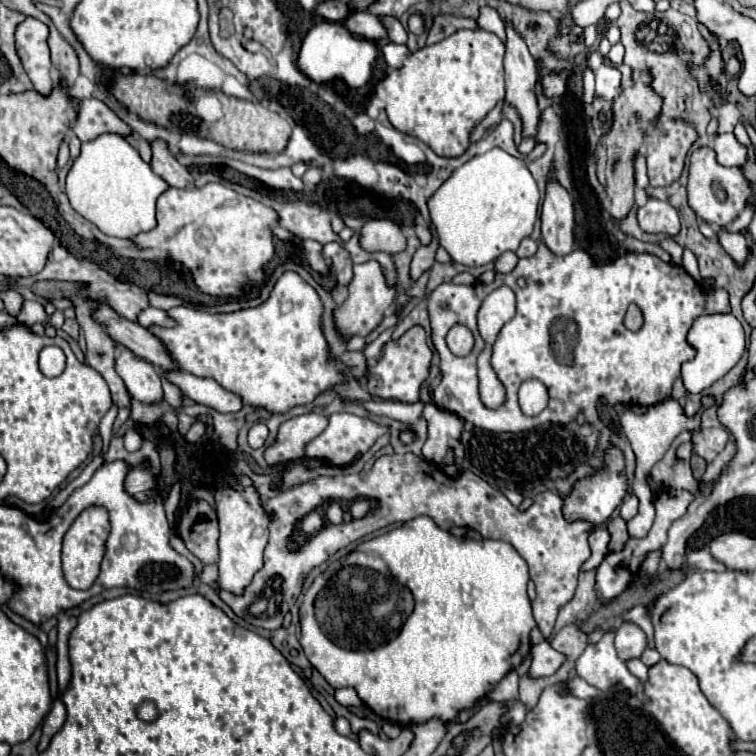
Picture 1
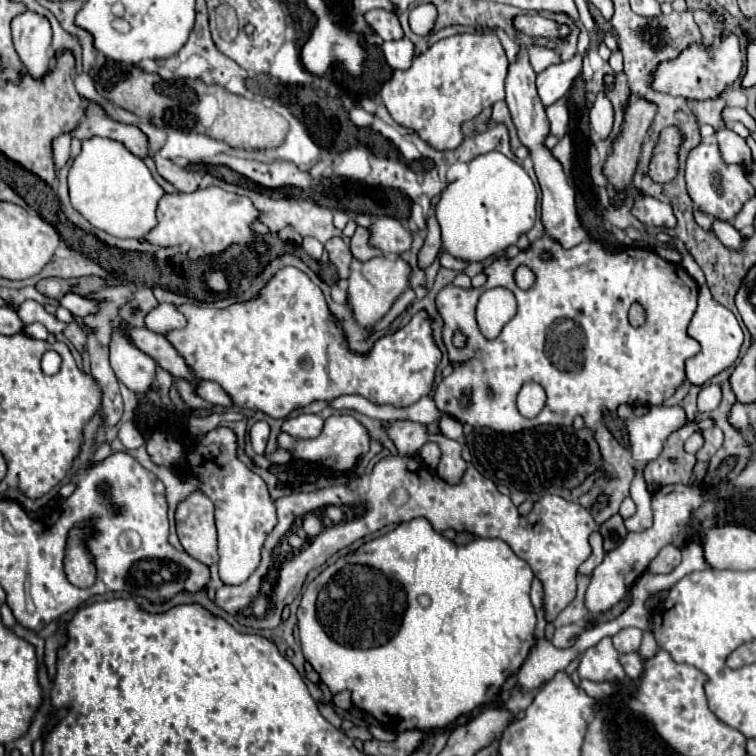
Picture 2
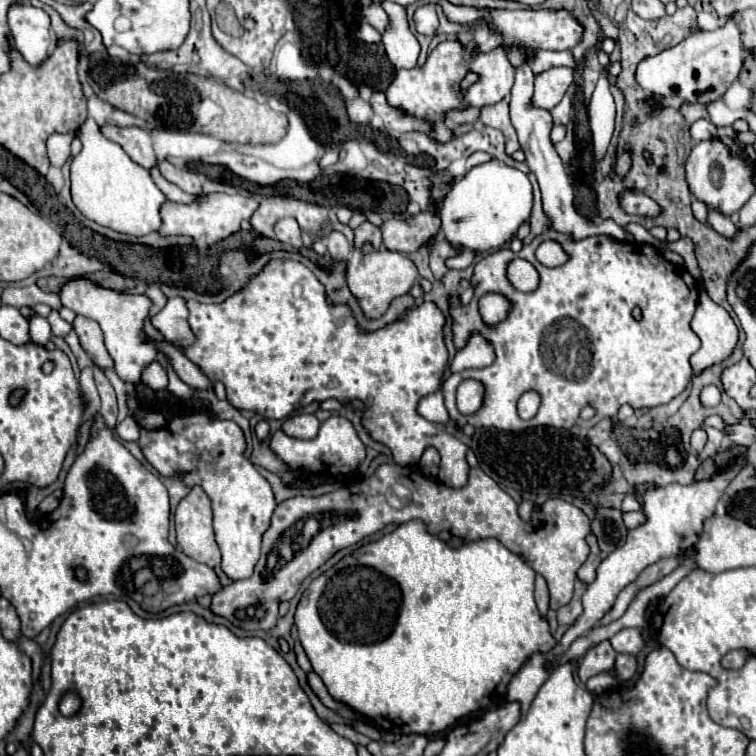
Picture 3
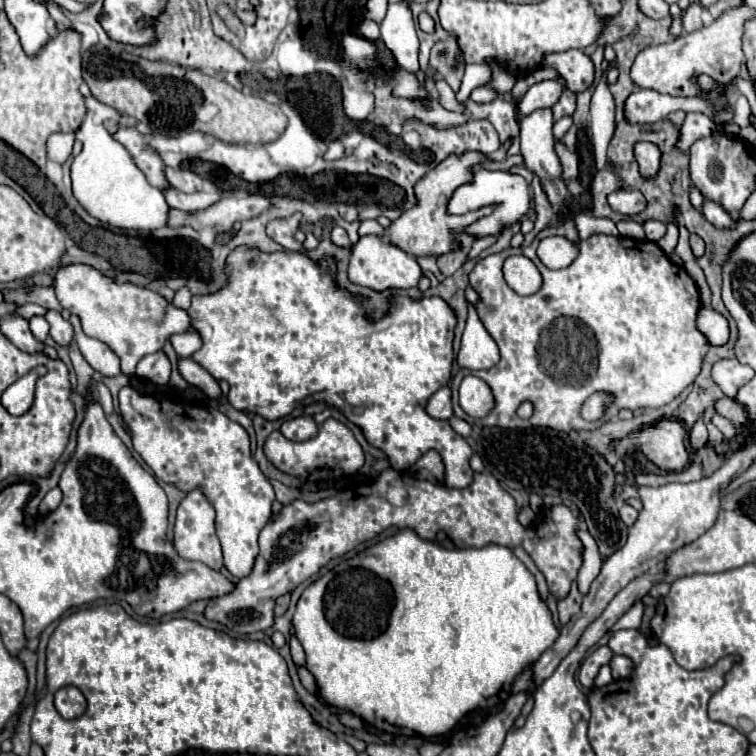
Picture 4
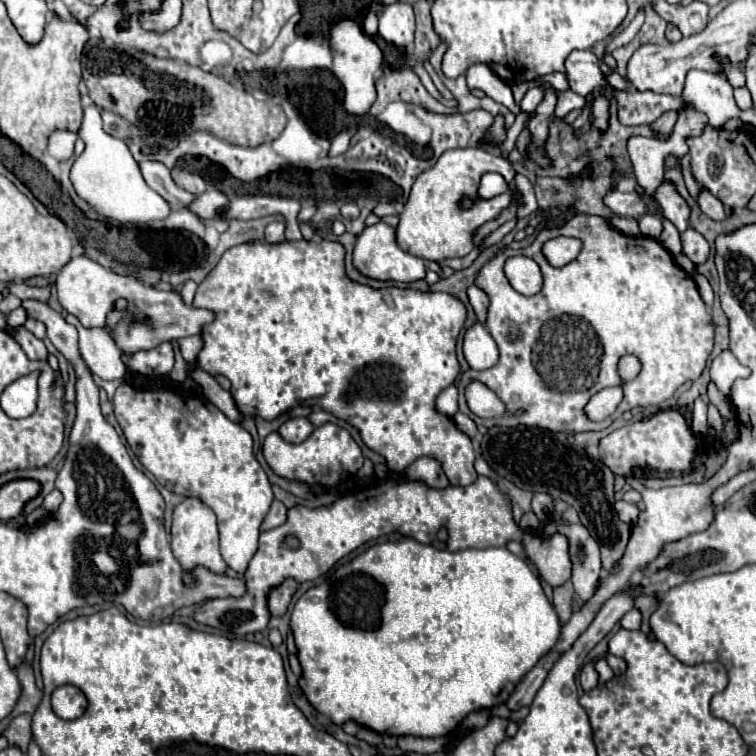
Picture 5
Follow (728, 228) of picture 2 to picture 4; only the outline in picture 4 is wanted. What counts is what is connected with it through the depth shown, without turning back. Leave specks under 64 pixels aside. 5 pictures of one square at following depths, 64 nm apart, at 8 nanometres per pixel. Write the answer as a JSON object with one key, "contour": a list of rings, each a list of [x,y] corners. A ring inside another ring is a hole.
{"contour":[[[706,200],[702,206],[702,214],[706,216],[708,222],[712,222],[716,228],[730,228],[732,226],[732,218],[728,216],[728,212],[724,208],[720,208],[720,204]]]}

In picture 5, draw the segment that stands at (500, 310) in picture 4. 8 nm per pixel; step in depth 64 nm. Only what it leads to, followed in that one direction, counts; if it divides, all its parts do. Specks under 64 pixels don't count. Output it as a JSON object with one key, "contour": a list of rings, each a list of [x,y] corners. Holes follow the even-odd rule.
{"contour":[[[576,214],[572,216],[564,226],[560,228],[544,228],[538,232],[536,240],[524,248],[524,250],[512,250],[506,248],[492,260],[488,260],[476,274],[474,284],[488,294],[488,314],[486,314],[486,328],[490,330],[494,342],[498,342],[500,360],[494,368],[484,372],[462,372],[456,380],[458,388],[458,410],[466,416],[470,416],[476,424],[486,426],[538,426],[552,432],[584,432],[584,430],[604,430],[608,428],[616,418],[622,416],[622,412],[632,410],[636,406],[660,406],[664,400],[672,398],[674,392],[690,380],[696,380],[706,360],[712,352],[714,344],[714,326],[712,316],[702,302],[696,282],[690,274],[686,274],[670,256],[666,248],[660,246],[658,240],[646,238],[646,236],[624,236],[610,228],[610,222],[598,216],[584,216]],[[556,236],[572,236],[582,240],[582,252],[576,260],[562,268],[552,268],[544,256],[542,256],[542,244]],[[524,254],[532,258],[544,276],[544,286],[534,296],[522,296],[518,294],[504,276],[504,262],[508,256]],[[626,354],[634,354],[642,362],[642,370],[634,380],[628,380],[628,384],[622,382],[618,374],[618,360]],[[470,380],[484,382],[496,396],[506,404],[508,414],[500,420],[480,420],[476,418],[466,402],[464,402],[464,388]],[[608,386],[622,386],[624,398],[614,414],[610,414],[604,422],[590,422],[584,414],[584,404]],[[514,406],[522,408],[522,416],[514,416]]]}

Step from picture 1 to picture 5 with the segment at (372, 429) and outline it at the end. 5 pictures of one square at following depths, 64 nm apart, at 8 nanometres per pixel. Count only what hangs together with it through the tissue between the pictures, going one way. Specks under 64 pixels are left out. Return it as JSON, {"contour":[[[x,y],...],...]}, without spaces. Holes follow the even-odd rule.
{"contour":[[[332,422],[316,428],[312,436],[300,444],[290,444],[278,432],[272,432],[266,436],[262,452],[264,452],[268,466],[278,476],[288,478],[288,480],[300,480],[306,484],[324,484],[324,486],[336,486],[348,474],[356,474],[364,462],[362,450],[354,442],[350,432]]]}

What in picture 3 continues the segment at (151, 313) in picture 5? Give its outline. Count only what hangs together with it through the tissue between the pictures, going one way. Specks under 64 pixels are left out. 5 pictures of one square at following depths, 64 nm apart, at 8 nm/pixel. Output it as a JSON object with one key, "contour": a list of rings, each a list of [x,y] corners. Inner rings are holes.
{"contour":[[[84,278],[64,284],[60,290],[60,300],[62,300],[62,306],[100,324],[108,354],[114,360],[114,372],[124,382],[140,384],[142,372],[158,358],[158,352],[154,350],[150,336],[144,334],[142,330],[142,324],[148,318],[148,308],[152,306],[152,302],[144,294],[118,294],[110,288],[94,286],[90,280],[84,280]]]}

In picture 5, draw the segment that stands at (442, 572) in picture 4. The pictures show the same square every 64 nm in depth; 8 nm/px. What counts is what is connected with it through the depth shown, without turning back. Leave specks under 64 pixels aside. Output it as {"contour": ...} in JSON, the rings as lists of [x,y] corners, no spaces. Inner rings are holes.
{"contour":[[[404,536],[396,542],[382,542],[368,548],[366,552],[358,554],[352,562],[336,568],[328,576],[328,580],[324,580],[320,586],[314,586],[308,592],[304,592],[292,612],[292,634],[298,646],[298,660],[304,668],[304,676],[300,678],[300,688],[304,690],[306,698],[318,712],[330,716],[332,722],[336,722],[338,726],[344,724],[346,720],[356,720],[366,728],[382,734],[394,734],[394,736],[410,734],[420,738],[436,738],[452,732],[470,712],[502,704],[504,692],[512,694],[518,682],[524,678],[524,674],[532,668],[532,664],[536,664],[536,660],[540,660],[540,656],[548,652],[548,648],[556,646],[556,640],[560,636],[560,622],[556,610],[552,608],[540,586],[540,580],[530,572],[524,560],[520,560],[506,548],[492,546],[484,550],[466,548],[450,552],[450,550],[438,550],[430,544],[420,544],[414,538]]]}

